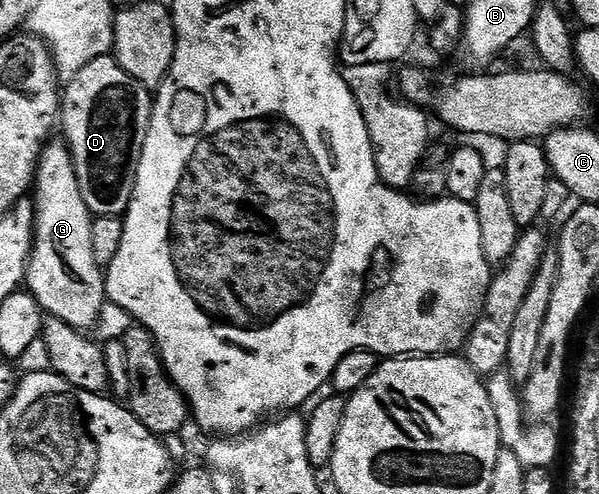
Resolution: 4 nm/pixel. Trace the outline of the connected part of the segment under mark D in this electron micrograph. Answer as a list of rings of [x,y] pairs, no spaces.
[[[108,54],[89,62],[66,85],[61,96],[61,124],[67,127],[66,143],[75,159],[77,182],[81,186],[81,198],[89,206],[92,217],[118,216],[126,213],[127,207],[135,198],[137,170],[145,146],[145,138],[151,125],[152,93],[144,84],[137,82]]]

